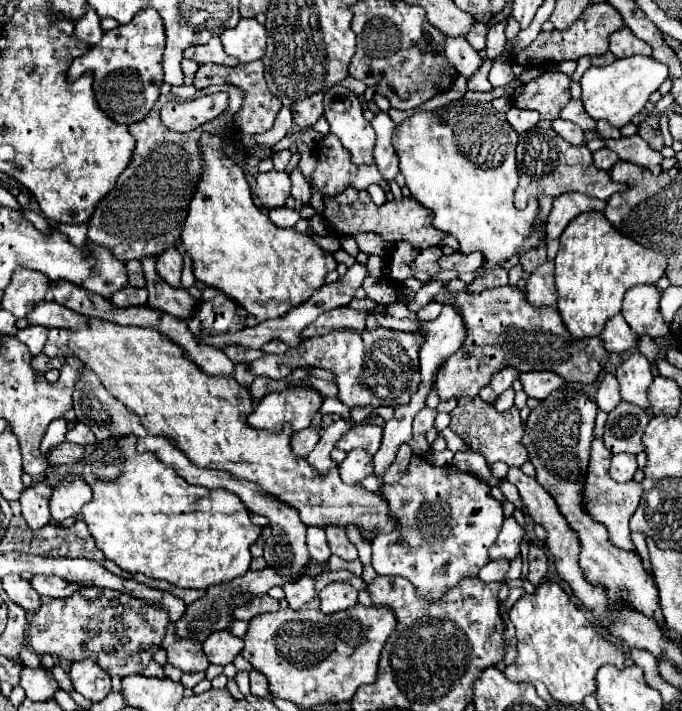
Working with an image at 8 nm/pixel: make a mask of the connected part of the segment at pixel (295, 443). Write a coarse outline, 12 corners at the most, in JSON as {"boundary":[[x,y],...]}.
{"boundary":[[313,426],[291,436],[295,456],[307,456],[321,438]]}

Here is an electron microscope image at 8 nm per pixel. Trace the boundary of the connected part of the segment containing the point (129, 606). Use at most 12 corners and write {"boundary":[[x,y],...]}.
{"boundary":[[109,588],[41,598],[27,644],[139,674],[167,612]]}

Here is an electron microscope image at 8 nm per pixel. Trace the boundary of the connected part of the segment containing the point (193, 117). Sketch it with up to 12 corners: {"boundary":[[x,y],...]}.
{"boundary":[[227,94],[167,102],[169,130],[191,132],[227,108]]}

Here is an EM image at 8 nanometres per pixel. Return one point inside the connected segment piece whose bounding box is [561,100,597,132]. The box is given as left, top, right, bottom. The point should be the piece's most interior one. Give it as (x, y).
(573, 111)

